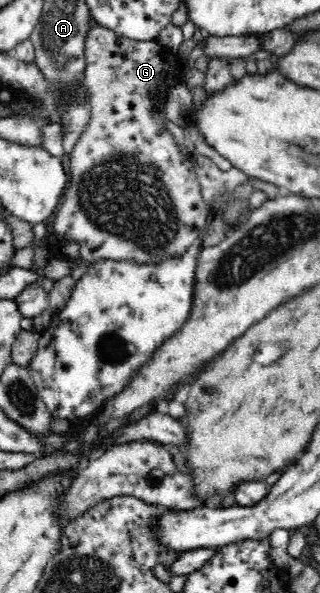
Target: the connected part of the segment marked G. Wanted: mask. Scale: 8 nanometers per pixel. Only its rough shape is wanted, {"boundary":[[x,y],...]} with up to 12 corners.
{"boundary":[[93,18],[86,129],[47,239],[155,264],[197,244],[192,161],[152,118],[178,51]]}

